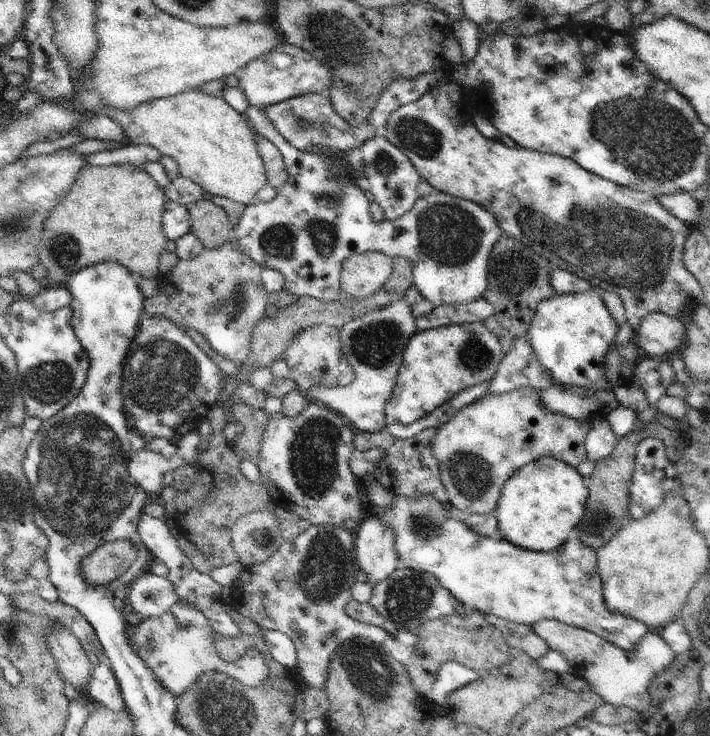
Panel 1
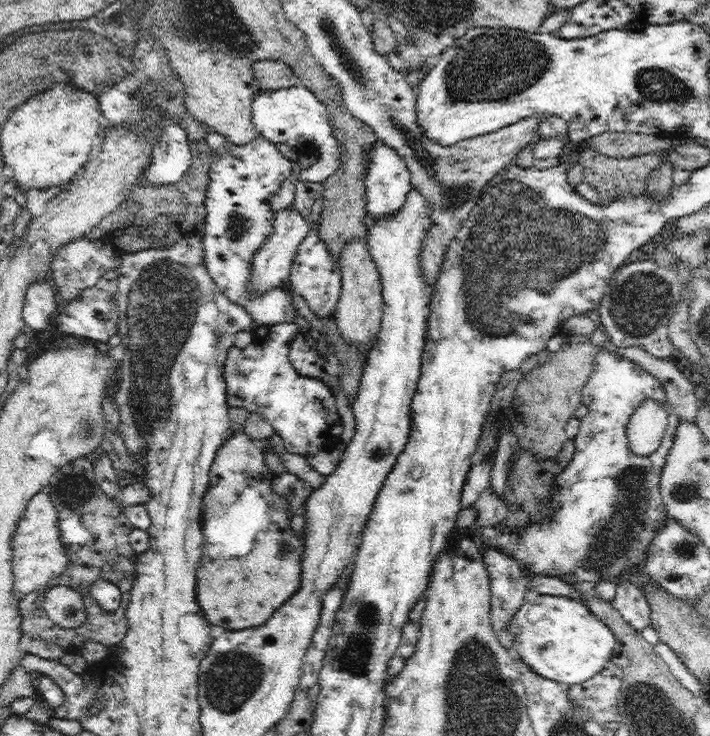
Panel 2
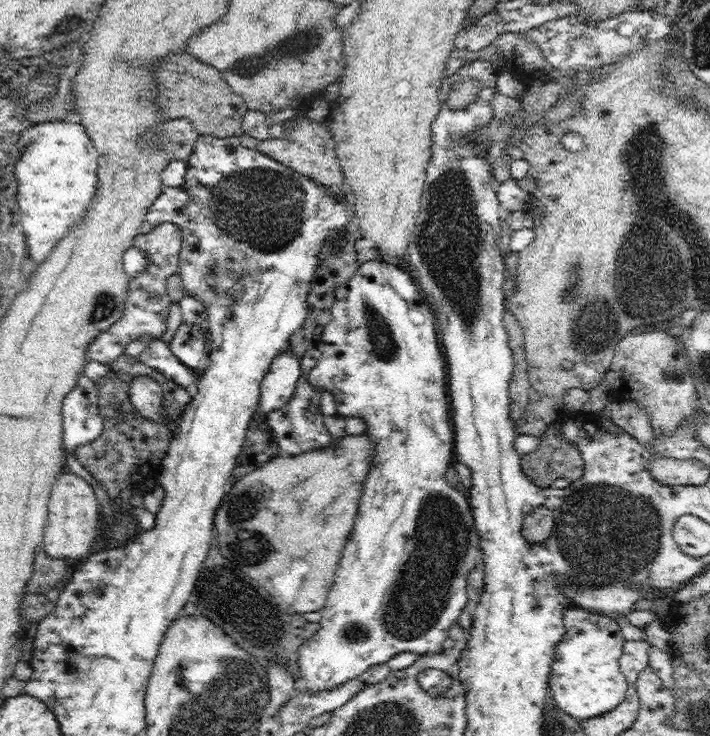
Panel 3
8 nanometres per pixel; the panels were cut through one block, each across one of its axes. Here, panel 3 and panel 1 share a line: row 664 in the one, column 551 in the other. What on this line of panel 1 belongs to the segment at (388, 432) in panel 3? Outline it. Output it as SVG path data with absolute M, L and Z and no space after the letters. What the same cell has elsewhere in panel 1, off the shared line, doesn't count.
M594 289L543 300L537 307L526 335L540 364L552 373L555 384L565 390L571 385L612 389L614 386L605 377L603 362L619 328L602 299L602 292Z

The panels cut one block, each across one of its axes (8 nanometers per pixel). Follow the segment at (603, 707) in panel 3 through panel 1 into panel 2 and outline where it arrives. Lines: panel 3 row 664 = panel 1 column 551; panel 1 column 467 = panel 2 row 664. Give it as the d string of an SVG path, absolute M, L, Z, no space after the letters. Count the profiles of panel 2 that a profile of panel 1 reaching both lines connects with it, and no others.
M543 595L526 603L515 612L508 632L515 636L510 648L513 655L536 674L568 685L592 678L610 663L615 636L585 604L566 596Z

